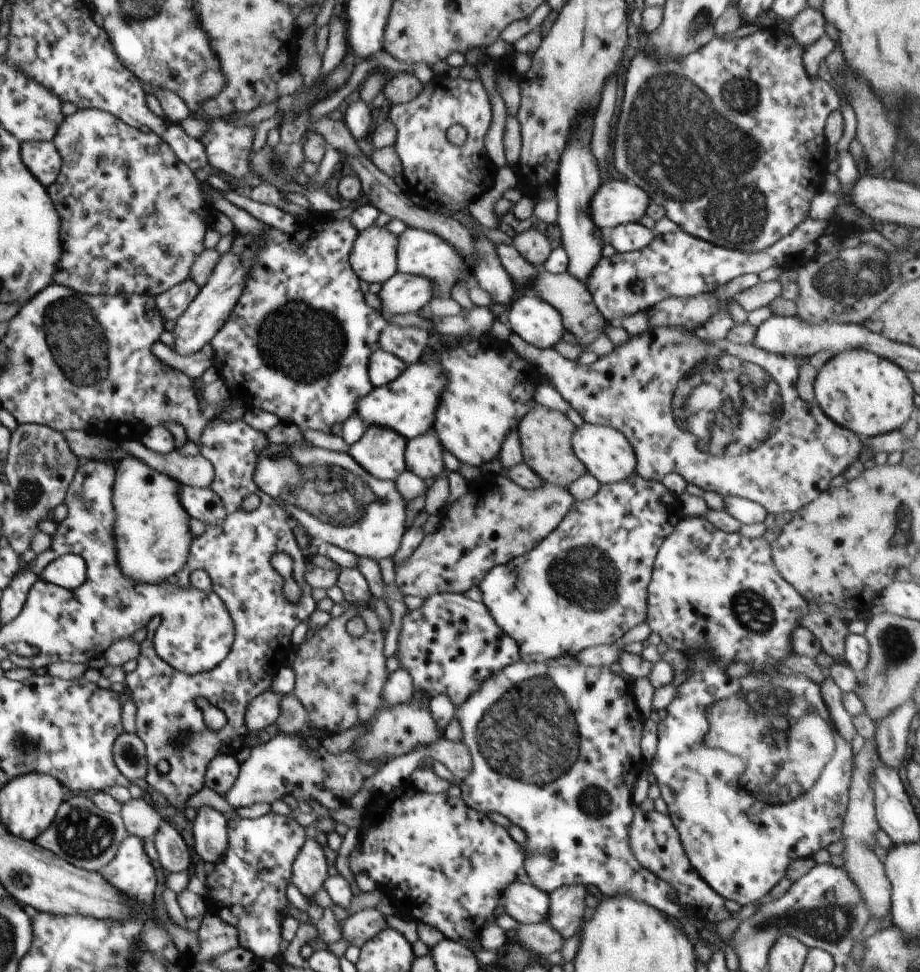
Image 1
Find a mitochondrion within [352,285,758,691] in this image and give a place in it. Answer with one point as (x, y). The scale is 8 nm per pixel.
(583, 600)

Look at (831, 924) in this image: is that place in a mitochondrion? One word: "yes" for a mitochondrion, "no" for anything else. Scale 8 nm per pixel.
yes

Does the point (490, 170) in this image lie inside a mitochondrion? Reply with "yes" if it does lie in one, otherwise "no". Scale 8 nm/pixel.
no

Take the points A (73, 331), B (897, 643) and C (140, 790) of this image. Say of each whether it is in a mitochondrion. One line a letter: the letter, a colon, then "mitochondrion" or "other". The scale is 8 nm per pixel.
A: mitochondrion
B: mitochondrion
C: other

